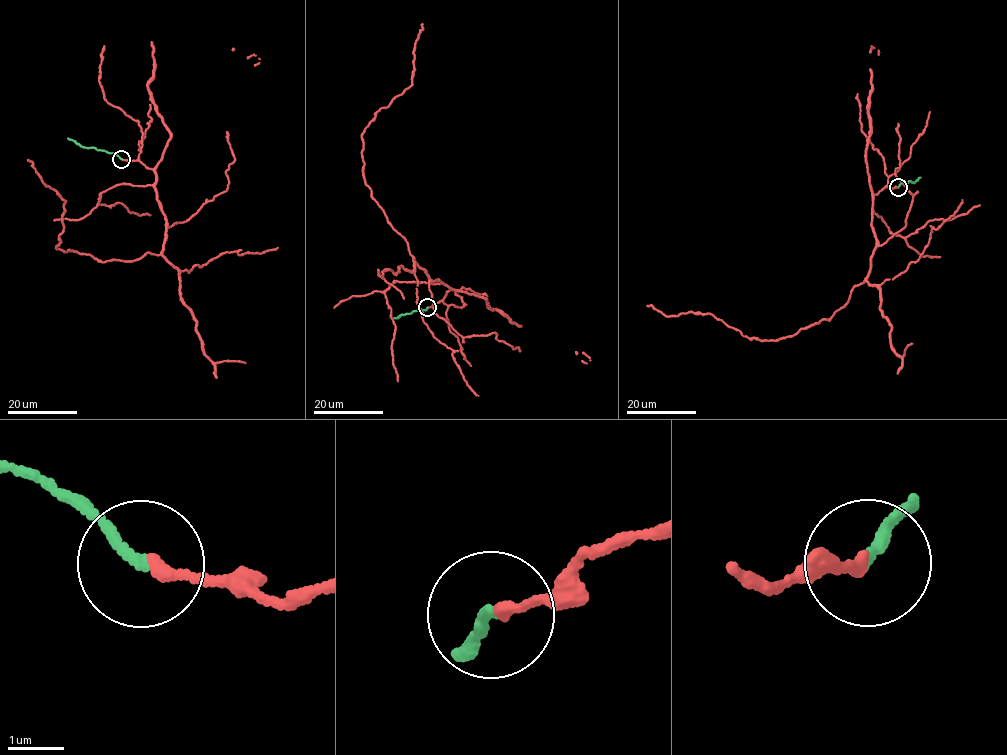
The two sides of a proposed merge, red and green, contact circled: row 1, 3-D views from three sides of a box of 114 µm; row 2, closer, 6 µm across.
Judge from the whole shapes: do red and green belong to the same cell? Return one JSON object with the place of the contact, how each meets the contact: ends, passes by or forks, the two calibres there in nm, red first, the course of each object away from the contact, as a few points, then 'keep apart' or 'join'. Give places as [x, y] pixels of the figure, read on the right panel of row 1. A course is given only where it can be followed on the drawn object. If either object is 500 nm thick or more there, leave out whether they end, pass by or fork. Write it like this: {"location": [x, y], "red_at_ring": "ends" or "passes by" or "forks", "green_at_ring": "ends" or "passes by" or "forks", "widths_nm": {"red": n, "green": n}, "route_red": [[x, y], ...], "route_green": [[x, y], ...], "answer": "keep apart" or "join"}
{"location": [898, 187], "red_at_ring": "ends", "green_at_ring": "ends", "widths_nm": {"red": 200, "green": 180}, "route_red": [[898, 186], [874, 195], [870, 272], [828, 320], [761, 340], [708, 313], [665, 316], [646, 305]], "route_green": [[898, 186], [901, 182], [914, 183], [920, 177]], "answer": "join"}

